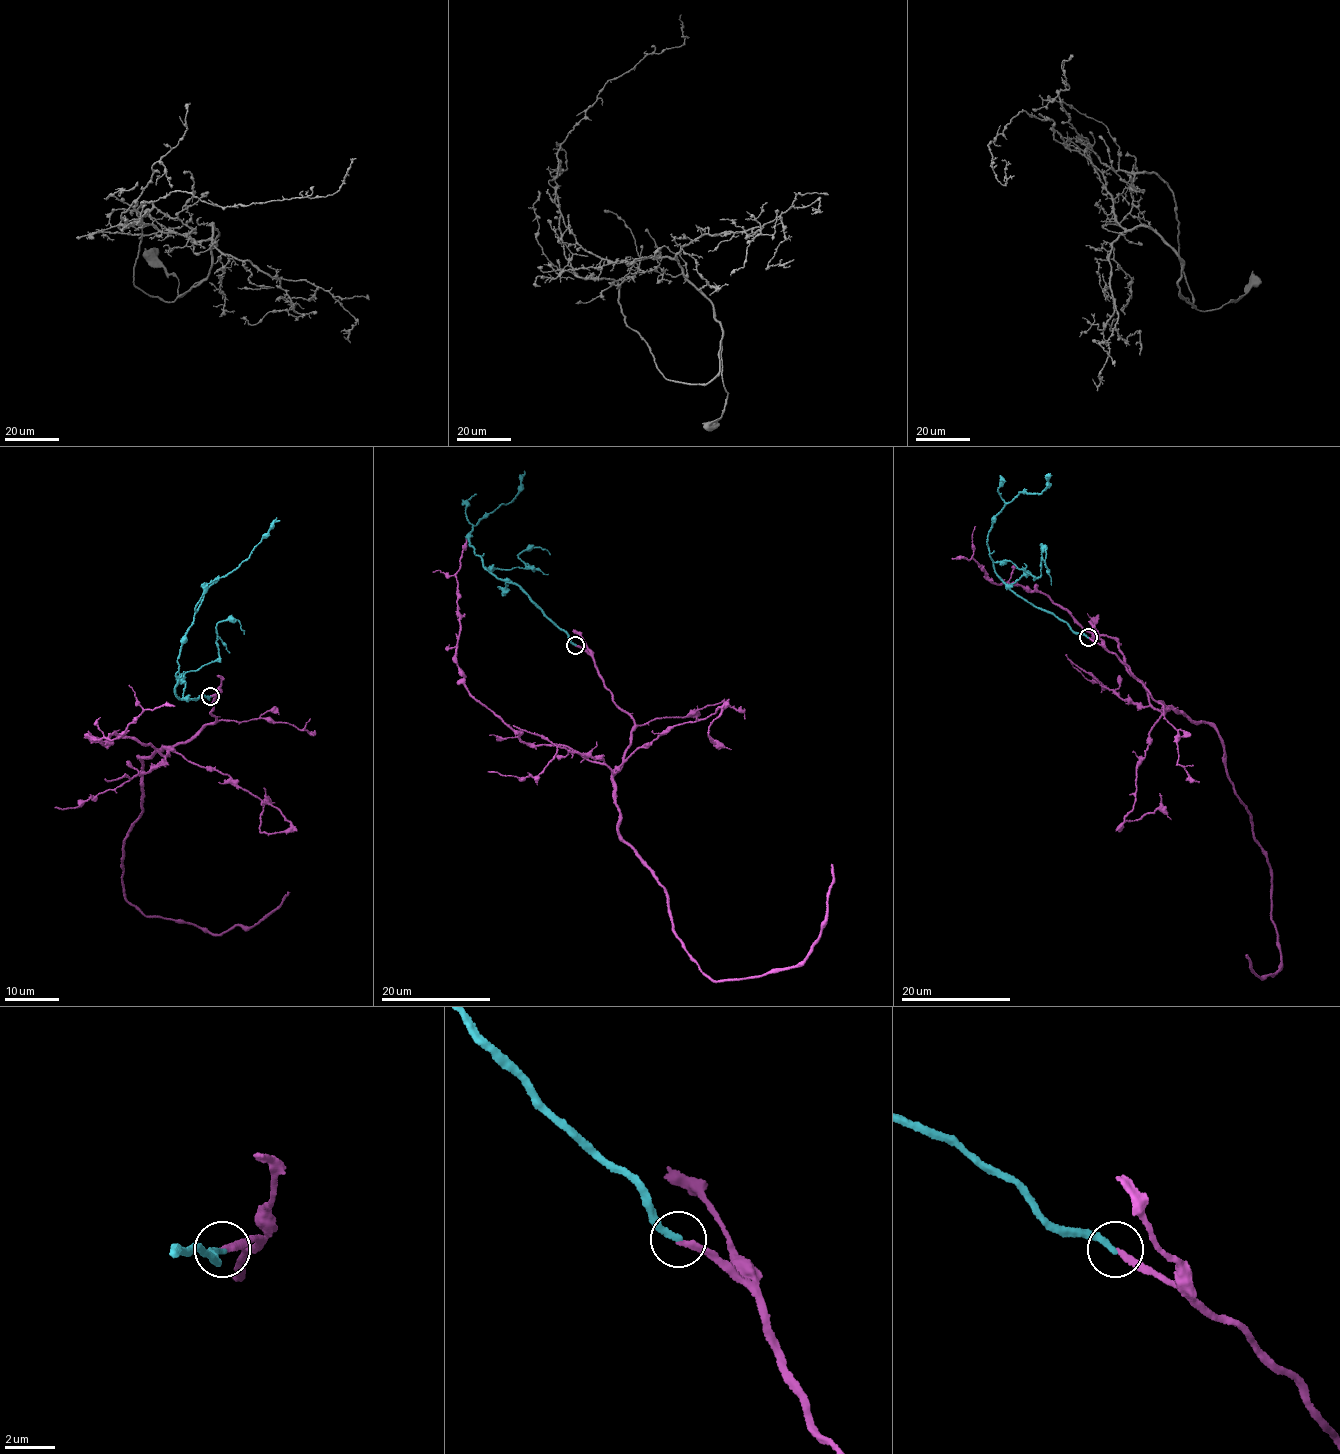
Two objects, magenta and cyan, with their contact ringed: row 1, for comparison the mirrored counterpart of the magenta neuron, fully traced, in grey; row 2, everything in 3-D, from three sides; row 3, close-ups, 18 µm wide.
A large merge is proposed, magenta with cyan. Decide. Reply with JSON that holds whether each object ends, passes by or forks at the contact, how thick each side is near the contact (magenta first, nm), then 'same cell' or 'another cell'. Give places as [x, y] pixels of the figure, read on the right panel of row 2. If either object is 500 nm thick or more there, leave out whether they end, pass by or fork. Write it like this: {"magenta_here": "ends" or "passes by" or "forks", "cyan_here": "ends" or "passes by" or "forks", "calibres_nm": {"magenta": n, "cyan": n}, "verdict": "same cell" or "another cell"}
{"magenta_here": "ends", "cyan_here": "ends", "calibres_nm": {"magenta": 240, "cyan": 240}, "verdict": "same cell"}

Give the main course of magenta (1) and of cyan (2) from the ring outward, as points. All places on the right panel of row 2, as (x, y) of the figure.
1: (1088, 637), (1161, 707), (1215, 729), (1269, 867), (1282, 955), (1274, 976), (1262, 978), (1245, 955)
2: (1088, 637), (1027, 602), (1000, 579), (988, 554), (992, 516), (1018, 494), (1045, 490), (1046, 476)

